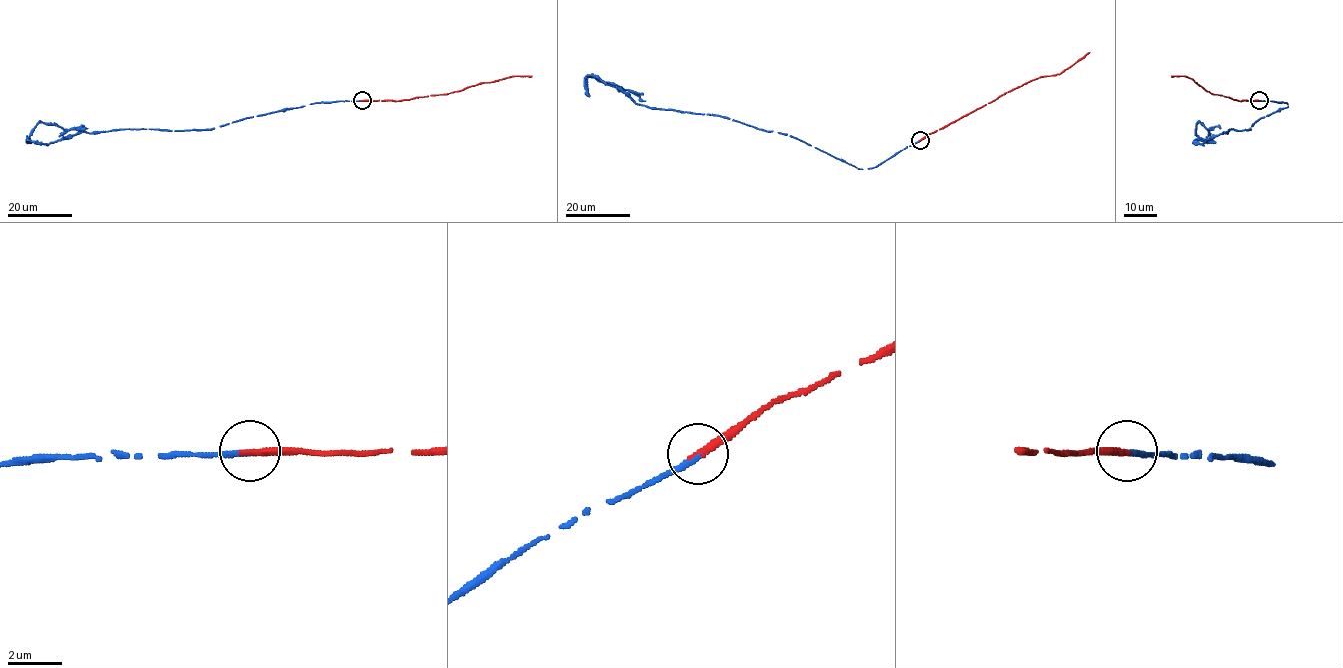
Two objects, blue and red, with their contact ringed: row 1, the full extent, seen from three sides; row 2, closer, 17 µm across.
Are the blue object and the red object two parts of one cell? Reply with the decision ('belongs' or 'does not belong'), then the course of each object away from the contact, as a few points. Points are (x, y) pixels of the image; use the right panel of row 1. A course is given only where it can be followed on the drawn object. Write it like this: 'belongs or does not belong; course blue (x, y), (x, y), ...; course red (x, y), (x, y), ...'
belongs; course blue (1259, 100), (1287, 107), (1249, 130), (1194, 141), (1198, 122), (1220, 129); course red (1259, 100), (1237, 100), (1212, 94), (1185, 76), (1171, 76)

